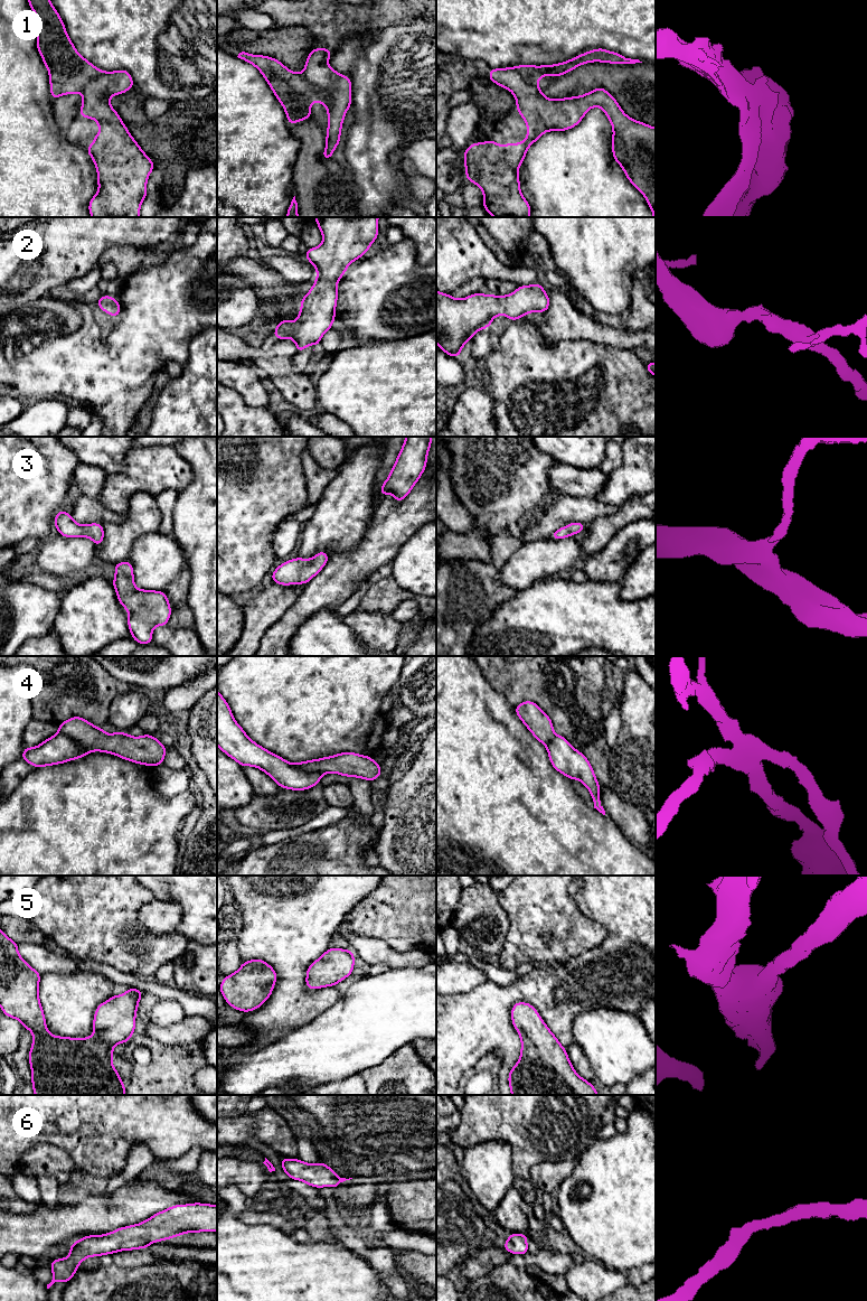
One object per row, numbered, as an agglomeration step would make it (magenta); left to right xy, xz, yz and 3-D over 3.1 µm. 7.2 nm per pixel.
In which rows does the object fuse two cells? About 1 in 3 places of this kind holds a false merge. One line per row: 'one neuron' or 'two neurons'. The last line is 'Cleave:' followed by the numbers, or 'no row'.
1: two neurons
2: one neuron
3: one neuron
4: two neurons
5: one neuron
6: one neuron
Cleave: 1, 4

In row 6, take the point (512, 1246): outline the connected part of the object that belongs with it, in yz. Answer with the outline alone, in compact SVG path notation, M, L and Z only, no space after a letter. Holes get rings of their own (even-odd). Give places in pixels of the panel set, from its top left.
M510 1233L510 1237L506 1239L502 1246L510 1254L528 1254L527 1234Z

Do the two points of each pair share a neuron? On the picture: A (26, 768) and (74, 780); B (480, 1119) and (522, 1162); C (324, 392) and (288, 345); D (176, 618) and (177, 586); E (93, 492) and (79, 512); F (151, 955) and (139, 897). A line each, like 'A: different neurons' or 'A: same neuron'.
A: different neurons
B: same neuron
C: different neurons
D: same neuron
E: different neurons
F: same neuron

